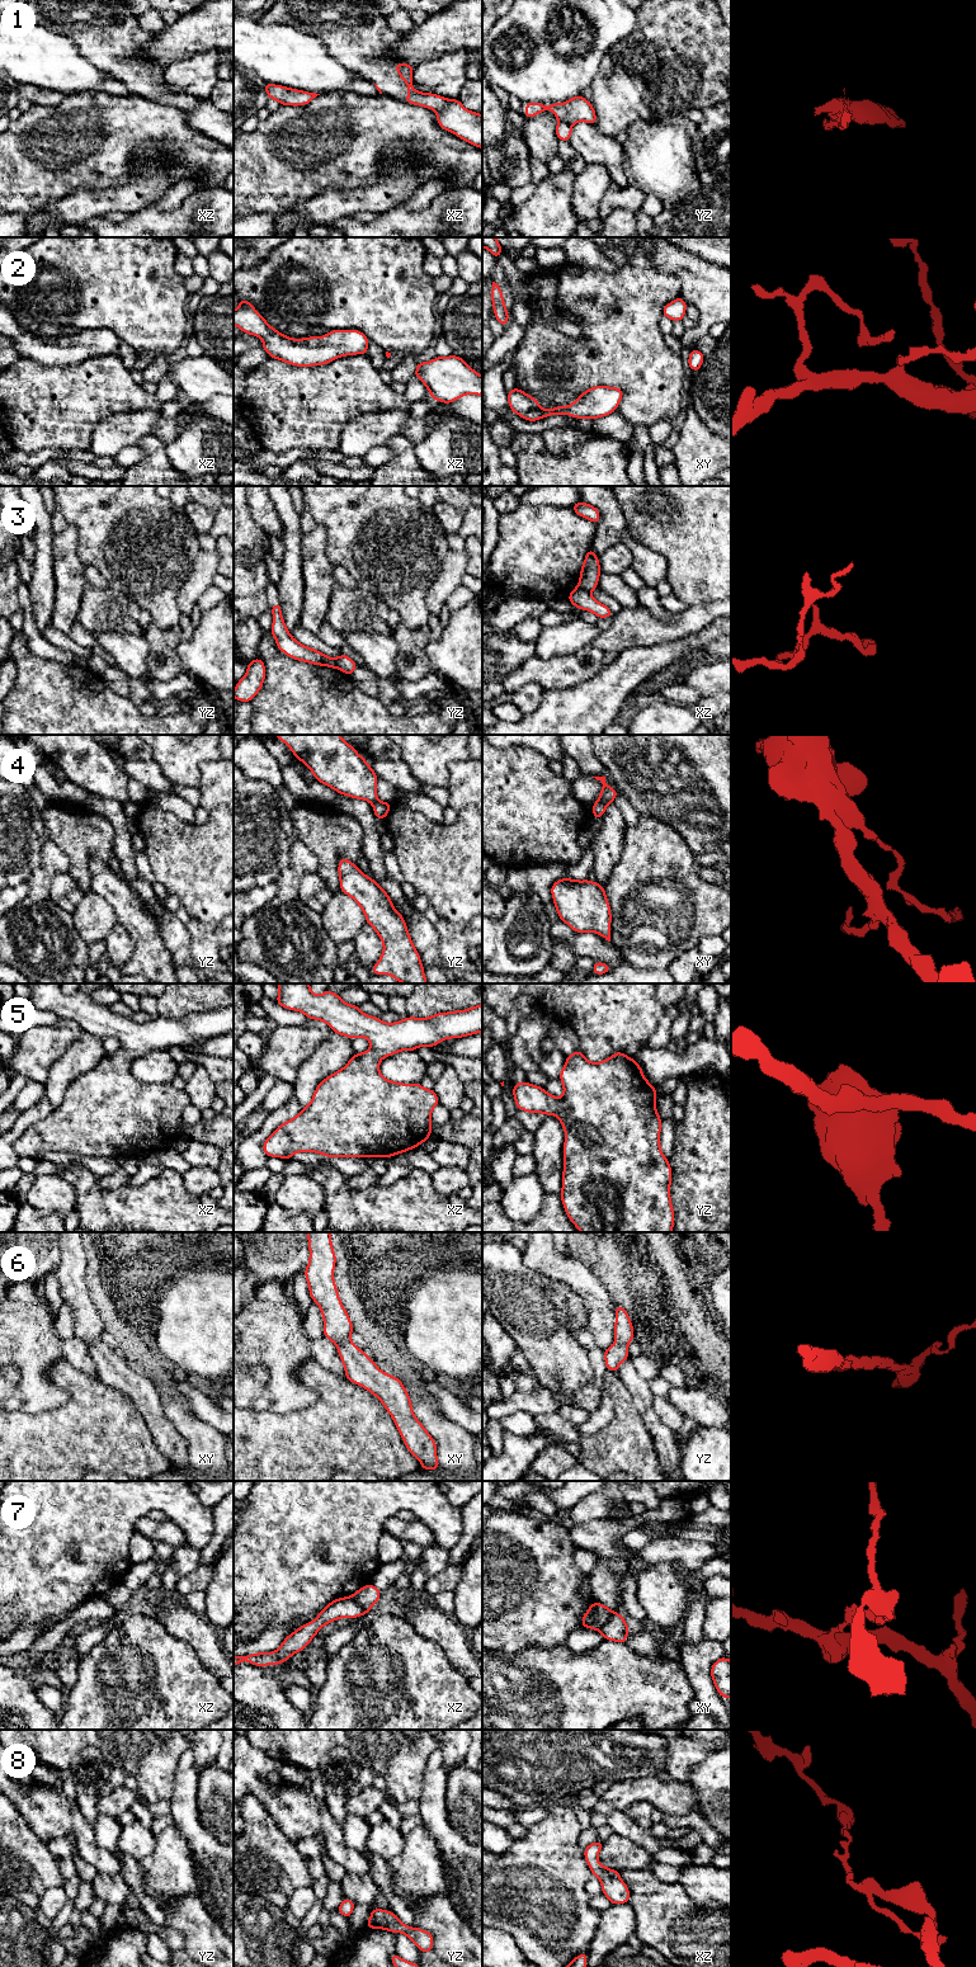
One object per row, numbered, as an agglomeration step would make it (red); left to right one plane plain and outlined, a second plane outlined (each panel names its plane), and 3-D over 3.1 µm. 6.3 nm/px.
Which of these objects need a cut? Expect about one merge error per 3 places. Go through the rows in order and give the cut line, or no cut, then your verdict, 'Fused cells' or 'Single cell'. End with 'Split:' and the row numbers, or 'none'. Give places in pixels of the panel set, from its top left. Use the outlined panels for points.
1: Split along yz (559, 121), (565, 121), (570, 126). Fused cells
2: No split. Single cell
3: Split along xz (578, 585), (589, 592). Fused cells
4: Split along xy (598, 800), (612, 801). Fused cells
5: No split. Single cell
6: No split. Single cell
7: Split along xy (613, 1611), (612, 1616), (598, 1630). Fused cells
8: No split. Single cell
Split: 1, 3, 4, 7

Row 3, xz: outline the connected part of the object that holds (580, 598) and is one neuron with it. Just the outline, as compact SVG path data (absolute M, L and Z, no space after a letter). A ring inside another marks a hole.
M579 586L569 594L567 599L574 607L593 612L598 618L613 617L613 613L607 605L597 602L591 596L590 591L586 591Z

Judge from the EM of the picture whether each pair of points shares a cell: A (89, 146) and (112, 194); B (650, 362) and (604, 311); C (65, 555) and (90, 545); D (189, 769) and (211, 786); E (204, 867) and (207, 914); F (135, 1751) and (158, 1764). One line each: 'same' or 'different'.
A: different
B: same
C: different
D: different
E: same
F: same

